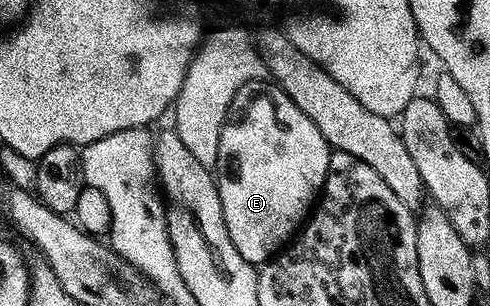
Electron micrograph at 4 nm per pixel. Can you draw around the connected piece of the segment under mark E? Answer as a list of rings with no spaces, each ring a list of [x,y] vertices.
[[[256,81],[237,89],[221,129],[221,145],[217,145],[217,182],[229,241],[237,245],[237,253],[245,261],[256,265],[268,263],[296,238],[322,192],[332,150],[321,129],[274,82]]]

